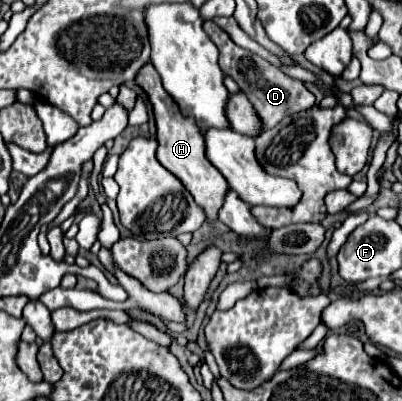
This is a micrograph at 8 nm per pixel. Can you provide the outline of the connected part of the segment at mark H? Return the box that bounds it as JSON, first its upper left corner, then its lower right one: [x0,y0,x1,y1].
[137,63,229,221]

